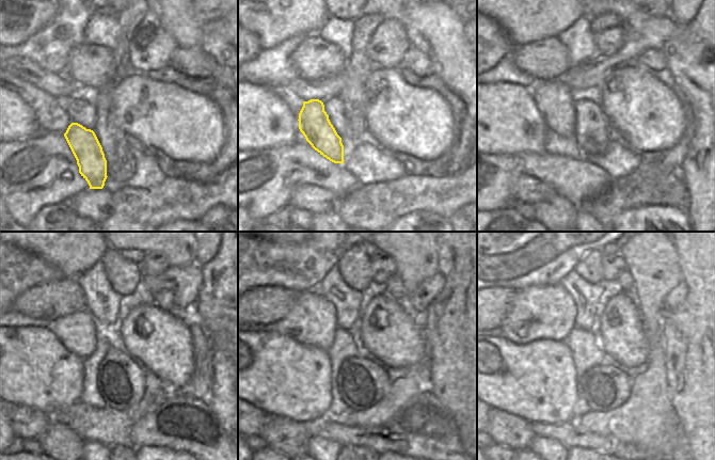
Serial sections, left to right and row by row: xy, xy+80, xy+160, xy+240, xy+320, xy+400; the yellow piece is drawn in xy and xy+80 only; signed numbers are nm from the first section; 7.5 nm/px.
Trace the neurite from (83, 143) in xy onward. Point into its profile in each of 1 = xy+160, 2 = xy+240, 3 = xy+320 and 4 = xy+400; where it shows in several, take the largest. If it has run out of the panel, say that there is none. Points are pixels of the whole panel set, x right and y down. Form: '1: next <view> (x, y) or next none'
1: next xy+160 (553, 98)
2: next xy+240 (77, 332)
3: next xy+320 (312, 321)
4: next xy+400 (547, 313)

